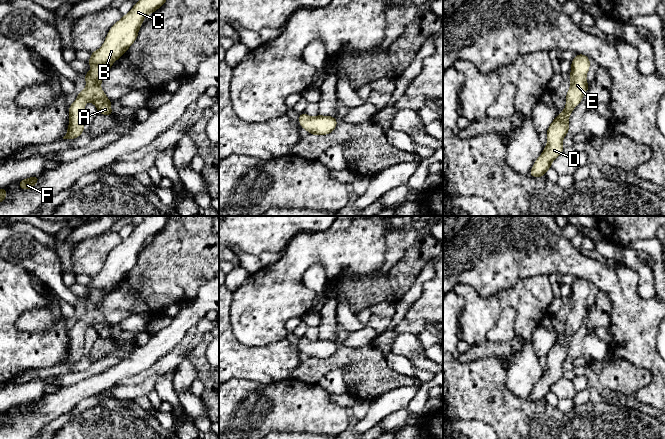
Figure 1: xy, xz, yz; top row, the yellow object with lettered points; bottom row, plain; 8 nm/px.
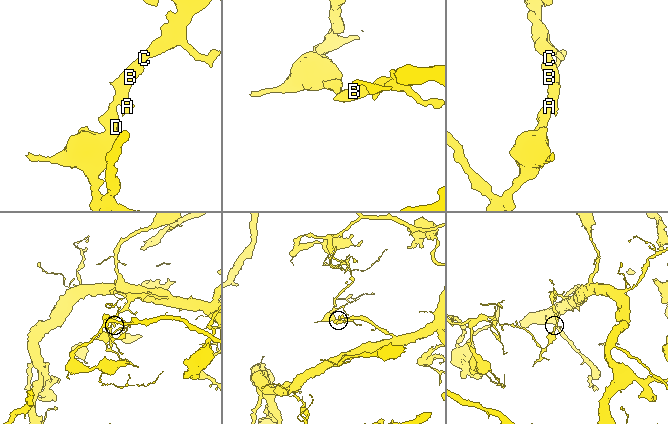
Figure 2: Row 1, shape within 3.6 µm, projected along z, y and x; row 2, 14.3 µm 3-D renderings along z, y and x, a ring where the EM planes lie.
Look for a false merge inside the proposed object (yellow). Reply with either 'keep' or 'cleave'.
keep

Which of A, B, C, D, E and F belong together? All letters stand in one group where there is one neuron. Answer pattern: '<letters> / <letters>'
A B C D E F

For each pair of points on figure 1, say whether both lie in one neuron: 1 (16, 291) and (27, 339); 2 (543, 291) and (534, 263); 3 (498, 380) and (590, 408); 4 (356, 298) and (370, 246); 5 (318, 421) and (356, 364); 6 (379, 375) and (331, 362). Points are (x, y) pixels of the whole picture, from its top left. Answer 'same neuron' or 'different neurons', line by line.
1: same neuron
2: different neurons
3: same neuron
4: different neurons
5: different neurons
6: same neuron

